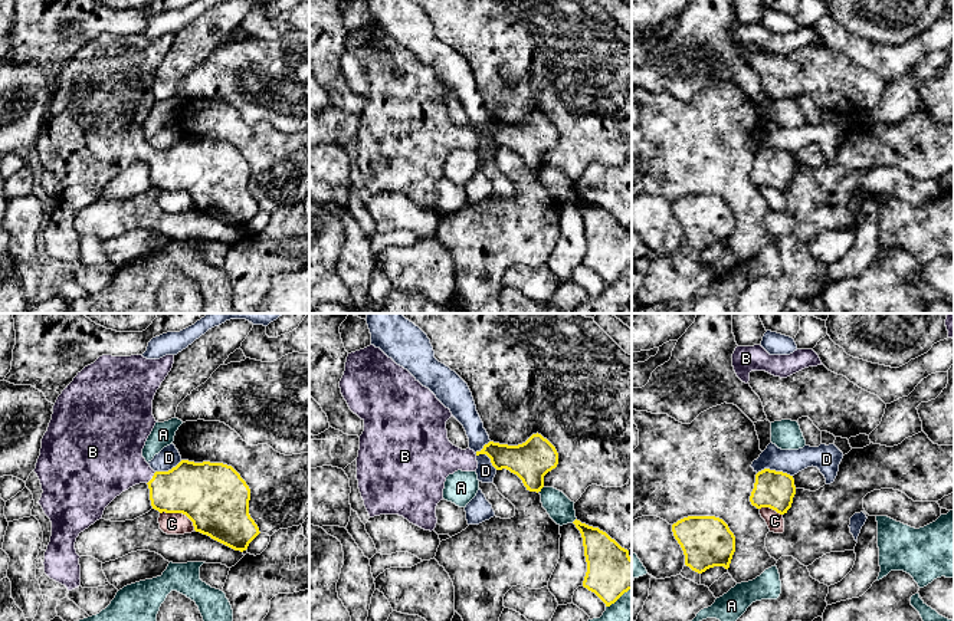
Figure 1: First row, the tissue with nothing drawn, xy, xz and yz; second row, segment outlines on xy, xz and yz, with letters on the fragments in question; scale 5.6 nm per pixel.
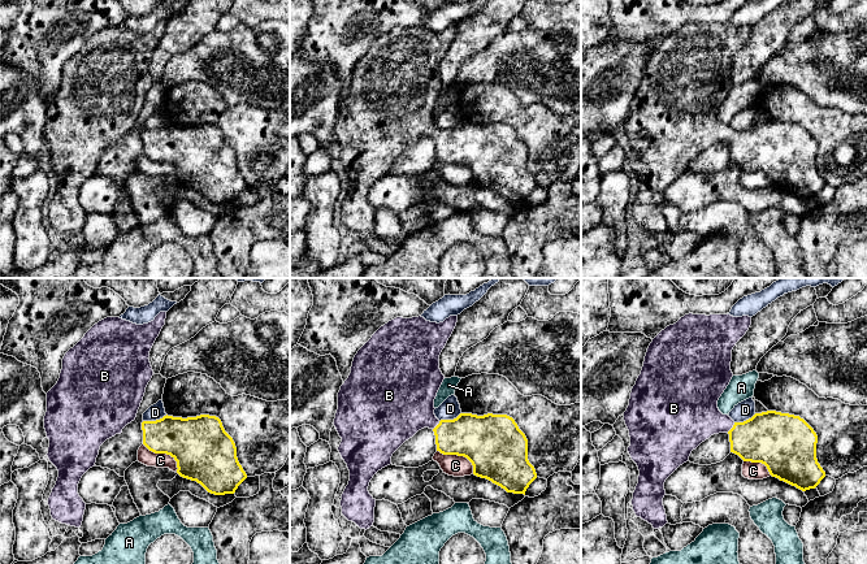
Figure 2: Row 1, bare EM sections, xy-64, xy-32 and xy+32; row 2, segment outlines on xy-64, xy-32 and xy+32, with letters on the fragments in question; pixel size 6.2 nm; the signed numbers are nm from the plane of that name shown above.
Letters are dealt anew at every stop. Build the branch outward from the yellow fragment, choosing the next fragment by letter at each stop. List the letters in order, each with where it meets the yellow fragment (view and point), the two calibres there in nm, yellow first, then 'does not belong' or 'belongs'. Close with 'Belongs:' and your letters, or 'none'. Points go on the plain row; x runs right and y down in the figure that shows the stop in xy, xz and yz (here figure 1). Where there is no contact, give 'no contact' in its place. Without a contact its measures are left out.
A: xz (618, 276) | 280/190 nm | does not belong
B: xy (153, 155) | 300/360 nm | belongs
C: xy (180, 190) | 380/130 nm | does not belong
D: xz (484, 131) | 200/100 nm | does not belong
Belongs: B

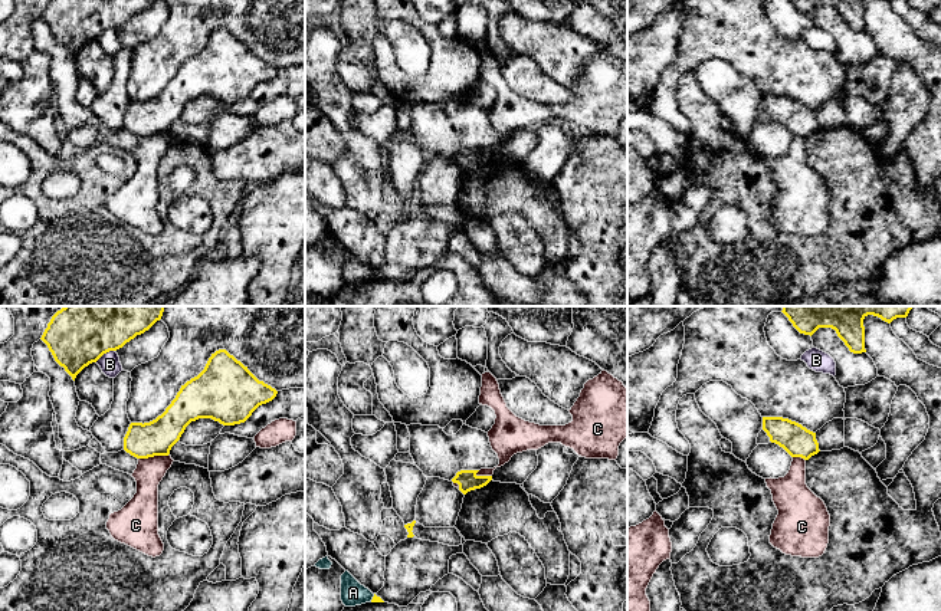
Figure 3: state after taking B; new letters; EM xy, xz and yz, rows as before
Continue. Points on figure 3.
A: xz (373, 276) | 40/140 nm | does not belong
B: xy (104, 30) | 260/120 nm | does not belong
C: xy (153, 134) | 200/160 nm | does not belong
Belongs: none

